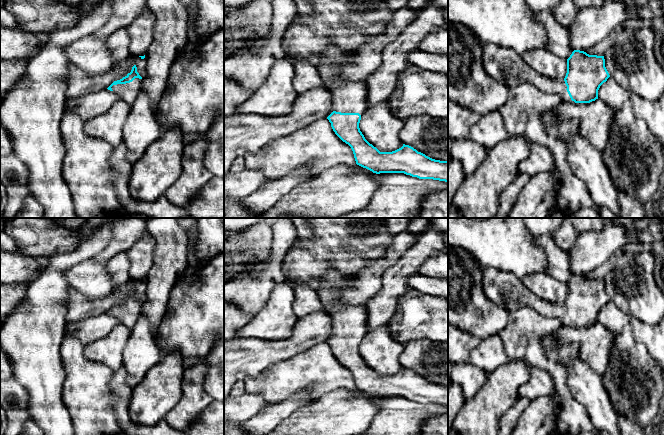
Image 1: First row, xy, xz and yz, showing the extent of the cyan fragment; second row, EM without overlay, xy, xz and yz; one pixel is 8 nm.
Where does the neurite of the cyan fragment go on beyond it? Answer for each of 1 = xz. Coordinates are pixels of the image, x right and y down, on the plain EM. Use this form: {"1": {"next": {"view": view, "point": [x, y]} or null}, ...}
{"1": {"next": {"view": "xz", "point": [348, 320]}}}

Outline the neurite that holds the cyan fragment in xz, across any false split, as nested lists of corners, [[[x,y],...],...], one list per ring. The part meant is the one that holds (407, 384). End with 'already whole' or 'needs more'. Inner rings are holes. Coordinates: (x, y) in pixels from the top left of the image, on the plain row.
[[[329,268],[321,281],[317,294],[324,310],[330,313],[333,322],[333,336],[327,341],[335,358],[348,368],[356,388],[373,397],[404,397],[419,403],[433,403],[448,406],[448,385],[432,383],[409,369],[392,376],[380,376],[370,368],[359,352],[361,339],[367,334],[367,310],[363,305],[339,305],[342,290],[351,285],[353,276],[343,276],[338,269]]]; needs more

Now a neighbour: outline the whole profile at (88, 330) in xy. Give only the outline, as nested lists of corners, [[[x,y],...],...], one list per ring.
[[[105,313],[78,322],[68,322],[65,335],[74,334],[83,347],[86,347],[93,341],[108,335],[119,324],[121,324],[119,318]]]

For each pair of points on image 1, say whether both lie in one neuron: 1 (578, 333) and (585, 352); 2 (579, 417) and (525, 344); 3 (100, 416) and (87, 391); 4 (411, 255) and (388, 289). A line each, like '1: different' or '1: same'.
1: same
2: same
3: same
4: same

